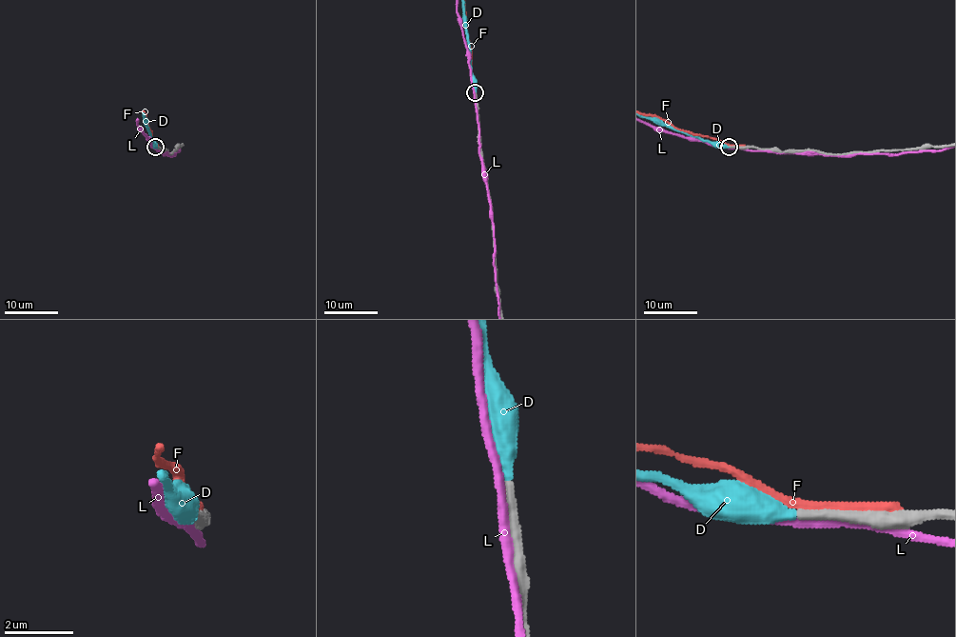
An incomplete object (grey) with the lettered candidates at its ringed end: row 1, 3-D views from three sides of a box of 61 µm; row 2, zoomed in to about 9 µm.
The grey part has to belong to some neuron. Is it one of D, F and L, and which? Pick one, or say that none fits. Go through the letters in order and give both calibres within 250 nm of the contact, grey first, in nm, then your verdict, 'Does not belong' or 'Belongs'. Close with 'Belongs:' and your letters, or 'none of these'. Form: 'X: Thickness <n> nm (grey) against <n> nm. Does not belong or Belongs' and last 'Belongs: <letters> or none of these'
D: Thickness 280 nm (grey) against 440 nm. Belongs
F: Thickness 360 nm (grey) against 340 nm. Does not belong
L: Thickness 360 nm (grey) against 260 nm. Does not belong
Belongs: D

